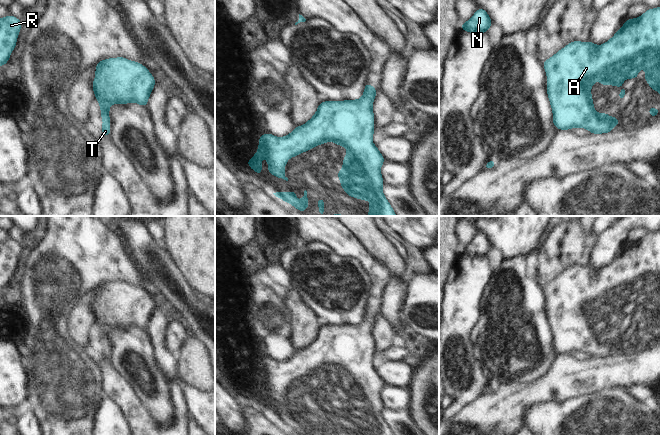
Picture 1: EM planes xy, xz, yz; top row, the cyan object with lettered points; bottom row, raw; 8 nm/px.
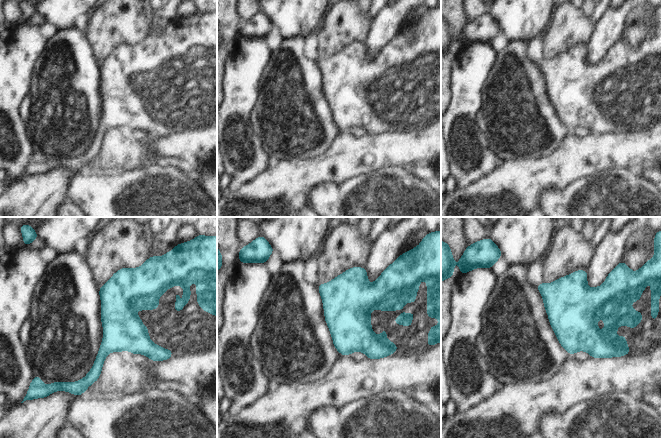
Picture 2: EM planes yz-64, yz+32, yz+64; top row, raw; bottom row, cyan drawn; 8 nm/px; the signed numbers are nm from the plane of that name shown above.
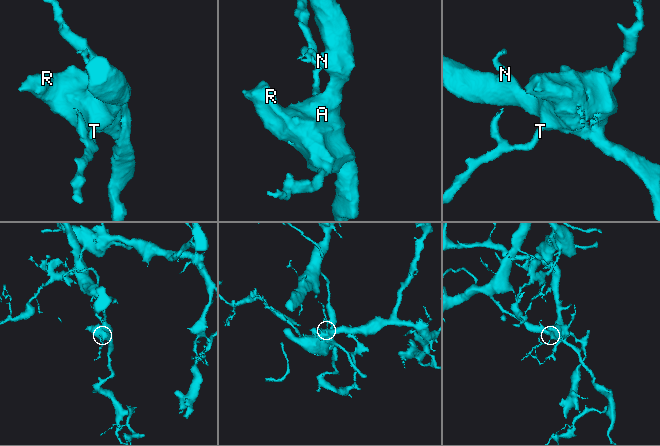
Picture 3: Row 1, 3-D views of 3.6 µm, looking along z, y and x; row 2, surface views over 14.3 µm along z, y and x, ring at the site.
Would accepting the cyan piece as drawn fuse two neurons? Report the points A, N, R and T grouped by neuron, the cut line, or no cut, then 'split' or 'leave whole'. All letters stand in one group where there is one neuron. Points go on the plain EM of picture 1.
groups A N R T; cut none; leave whole

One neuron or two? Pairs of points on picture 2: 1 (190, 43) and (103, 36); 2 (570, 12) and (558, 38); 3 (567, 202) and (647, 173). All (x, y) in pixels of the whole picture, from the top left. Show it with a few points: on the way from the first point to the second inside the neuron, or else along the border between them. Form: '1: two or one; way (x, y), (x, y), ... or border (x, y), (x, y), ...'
1: two; border (148, 34), (137, 43), (120, 45)
2: one; way (568, 18), (568, 28), (564, 32)
3: two; border (638, 172), (650, 182)

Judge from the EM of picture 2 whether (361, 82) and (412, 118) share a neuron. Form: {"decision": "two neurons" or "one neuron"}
{"decision": "one neuron"}

